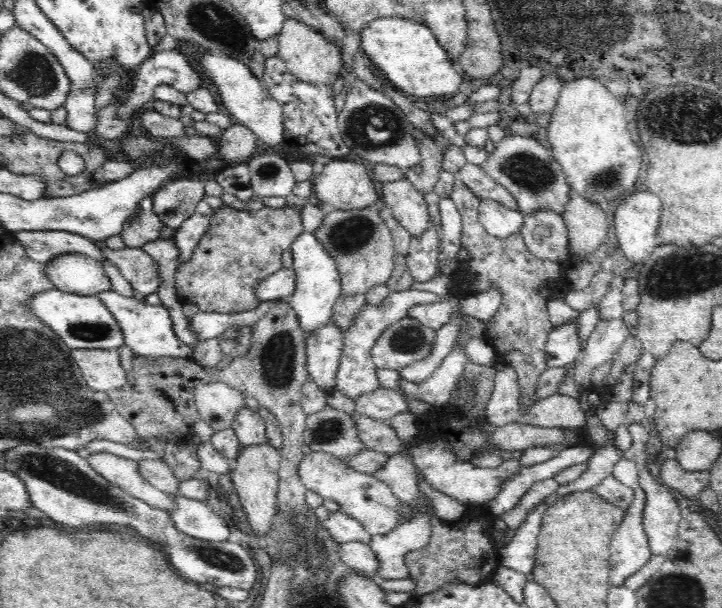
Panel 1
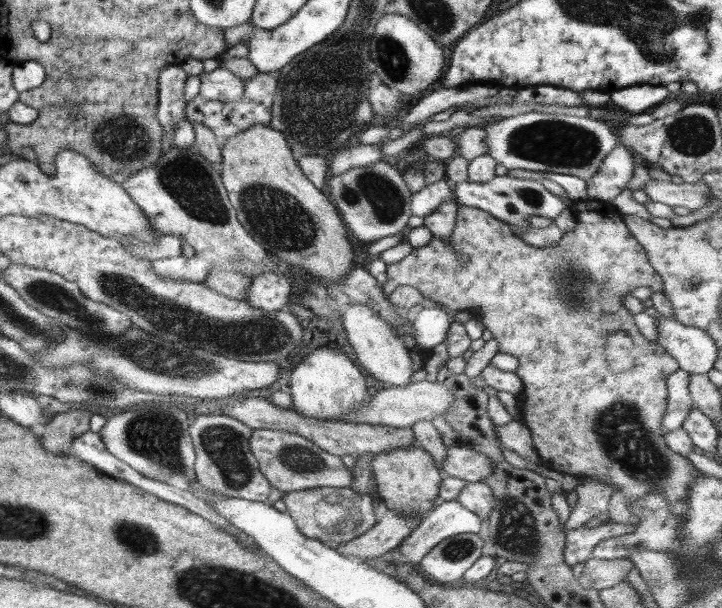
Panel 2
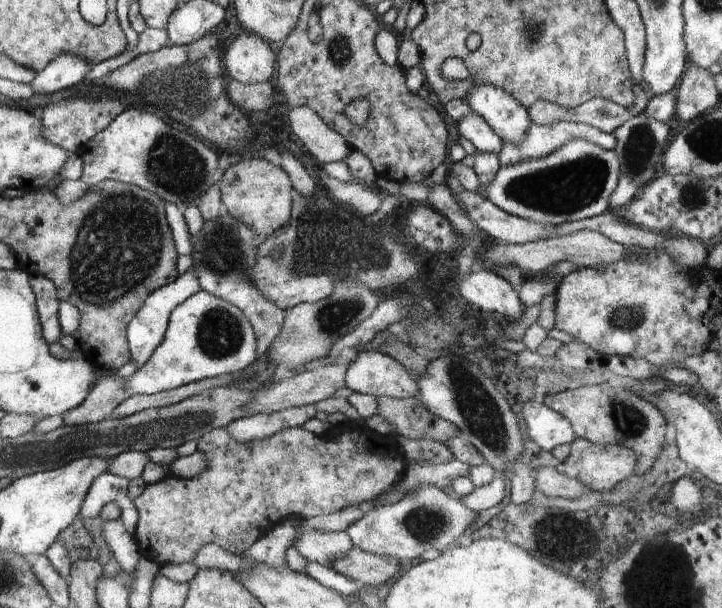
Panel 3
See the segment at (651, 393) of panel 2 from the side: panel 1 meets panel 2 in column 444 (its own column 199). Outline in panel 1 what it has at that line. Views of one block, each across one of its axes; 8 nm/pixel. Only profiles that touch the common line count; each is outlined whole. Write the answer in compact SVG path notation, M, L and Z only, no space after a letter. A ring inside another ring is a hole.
M293 200L280 208L265 206L251 213L223 205L211 218L211 225L198 241L192 258L176 270L175 292L178 300L181 304L197 304L201 312L238 313L255 309L262 302L261 298L256 297L256 286L264 282L270 274L284 269L282 254L284 250L290 249L292 241L295 241L302 231L304 227L301 209L296 209Z

